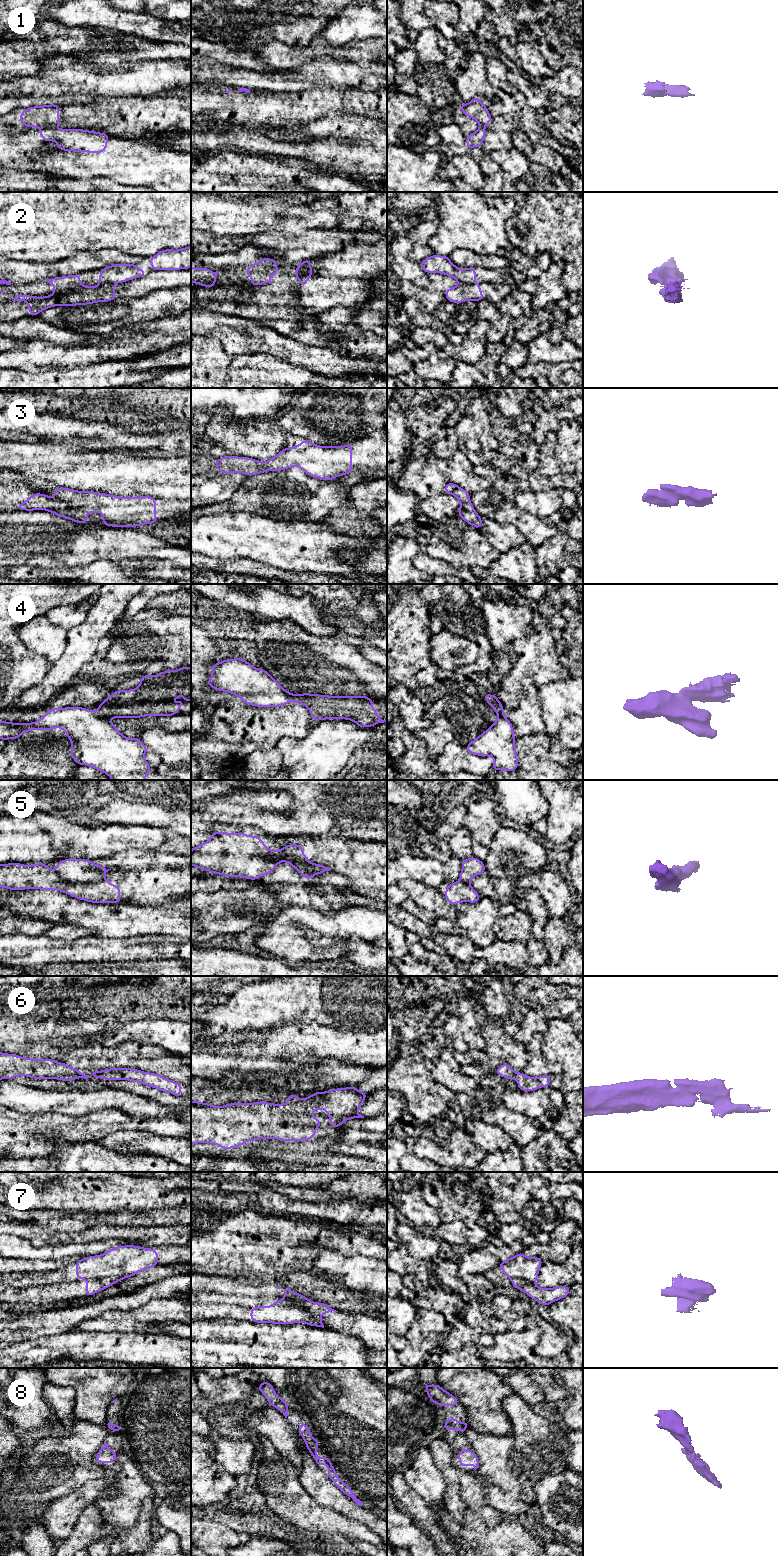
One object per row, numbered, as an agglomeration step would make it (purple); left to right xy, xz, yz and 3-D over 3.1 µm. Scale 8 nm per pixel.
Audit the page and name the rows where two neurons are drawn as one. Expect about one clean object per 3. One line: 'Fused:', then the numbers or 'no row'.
Fused: 1, 2, 4, 5, 7

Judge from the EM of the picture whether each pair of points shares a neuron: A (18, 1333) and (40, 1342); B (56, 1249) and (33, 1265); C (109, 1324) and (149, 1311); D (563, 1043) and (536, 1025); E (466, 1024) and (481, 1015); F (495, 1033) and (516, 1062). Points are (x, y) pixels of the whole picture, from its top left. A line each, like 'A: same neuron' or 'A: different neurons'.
A: different neurons
B: different neurons
C: same neuron
D: different neurons
E: different neurons
F: same neuron

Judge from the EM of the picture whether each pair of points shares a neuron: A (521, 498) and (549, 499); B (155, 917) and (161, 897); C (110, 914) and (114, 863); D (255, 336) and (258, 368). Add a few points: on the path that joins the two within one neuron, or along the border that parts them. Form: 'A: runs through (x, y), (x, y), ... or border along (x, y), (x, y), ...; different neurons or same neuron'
A: runs through (528, 499), (542, 499); same neuron
B: border along (135, 904), (163, 905); different neurons
C: border along (88, 901), (125, 902), (129, 904); different neurons
D: border along (233, 354), (267, 353), (280, 360); different neurons

